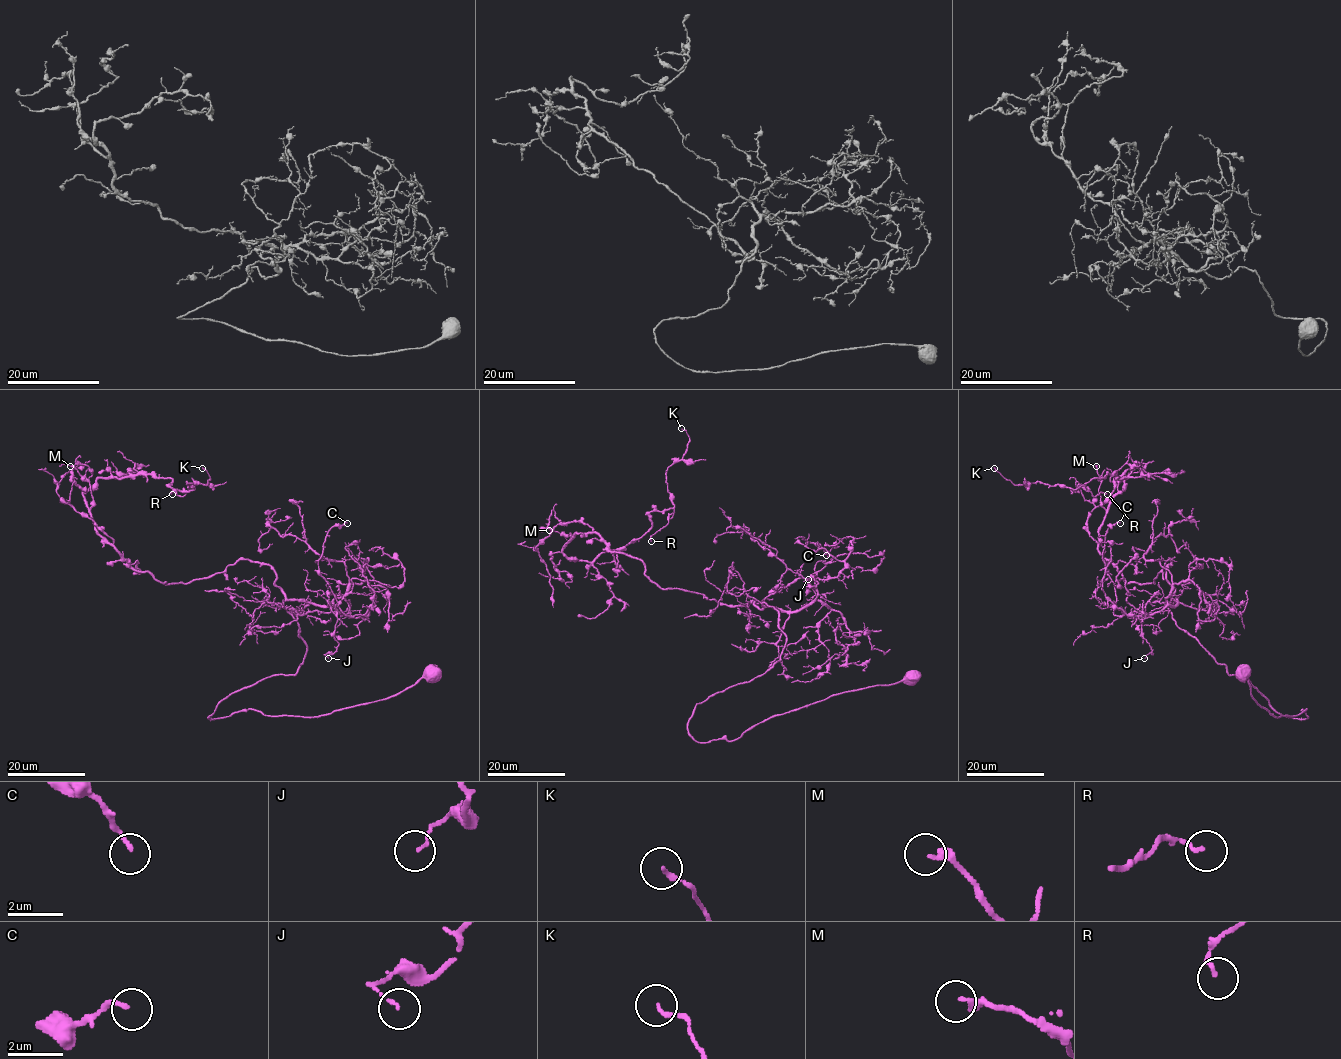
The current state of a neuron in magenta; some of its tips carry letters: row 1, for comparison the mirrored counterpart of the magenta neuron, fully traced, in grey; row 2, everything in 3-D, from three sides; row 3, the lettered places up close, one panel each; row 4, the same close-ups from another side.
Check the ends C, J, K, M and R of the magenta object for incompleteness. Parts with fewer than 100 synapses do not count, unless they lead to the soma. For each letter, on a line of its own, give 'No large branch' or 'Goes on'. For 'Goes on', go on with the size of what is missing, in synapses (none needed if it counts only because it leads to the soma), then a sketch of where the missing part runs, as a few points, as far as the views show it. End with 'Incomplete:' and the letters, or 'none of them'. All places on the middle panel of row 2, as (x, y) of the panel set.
C: No large branch
J: No large branch
K: No large branch
M: No large branch
R: No large branch
Incomplete: none of them

